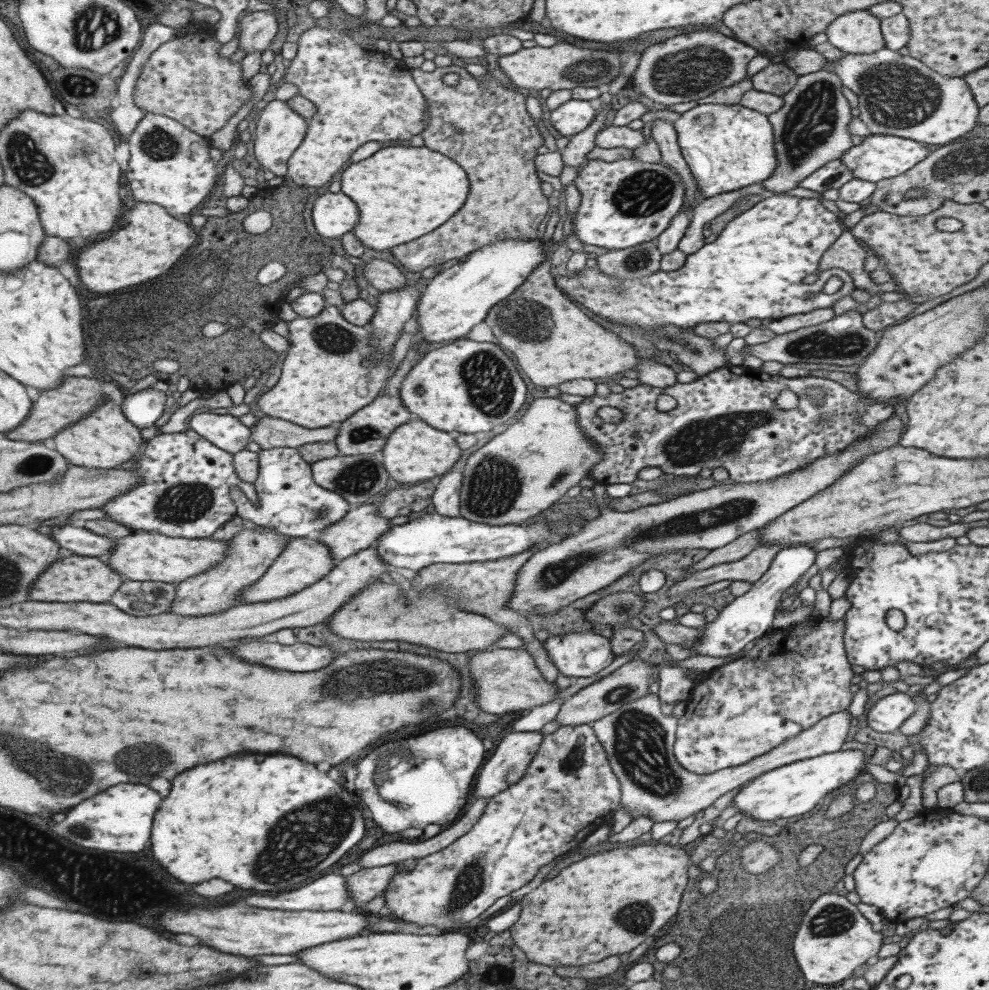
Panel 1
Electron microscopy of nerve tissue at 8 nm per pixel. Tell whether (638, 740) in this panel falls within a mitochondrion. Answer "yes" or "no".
yes

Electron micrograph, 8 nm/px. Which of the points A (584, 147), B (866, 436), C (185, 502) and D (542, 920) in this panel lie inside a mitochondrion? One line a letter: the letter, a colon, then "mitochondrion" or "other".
A: other
B: other
C: mitochondrion
D: other

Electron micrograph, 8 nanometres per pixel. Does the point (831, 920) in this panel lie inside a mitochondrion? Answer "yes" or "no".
yes

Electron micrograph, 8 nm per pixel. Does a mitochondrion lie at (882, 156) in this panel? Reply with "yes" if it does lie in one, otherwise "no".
no

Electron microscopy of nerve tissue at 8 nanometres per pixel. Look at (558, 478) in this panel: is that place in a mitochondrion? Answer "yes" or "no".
yes

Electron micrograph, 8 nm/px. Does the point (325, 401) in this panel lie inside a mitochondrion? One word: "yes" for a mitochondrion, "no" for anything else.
no

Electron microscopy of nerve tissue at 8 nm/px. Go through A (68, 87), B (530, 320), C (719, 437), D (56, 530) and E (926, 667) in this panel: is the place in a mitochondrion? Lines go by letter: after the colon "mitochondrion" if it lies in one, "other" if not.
A: other
B: mitochondrion
C: mitochondrion
D: other
E: other

